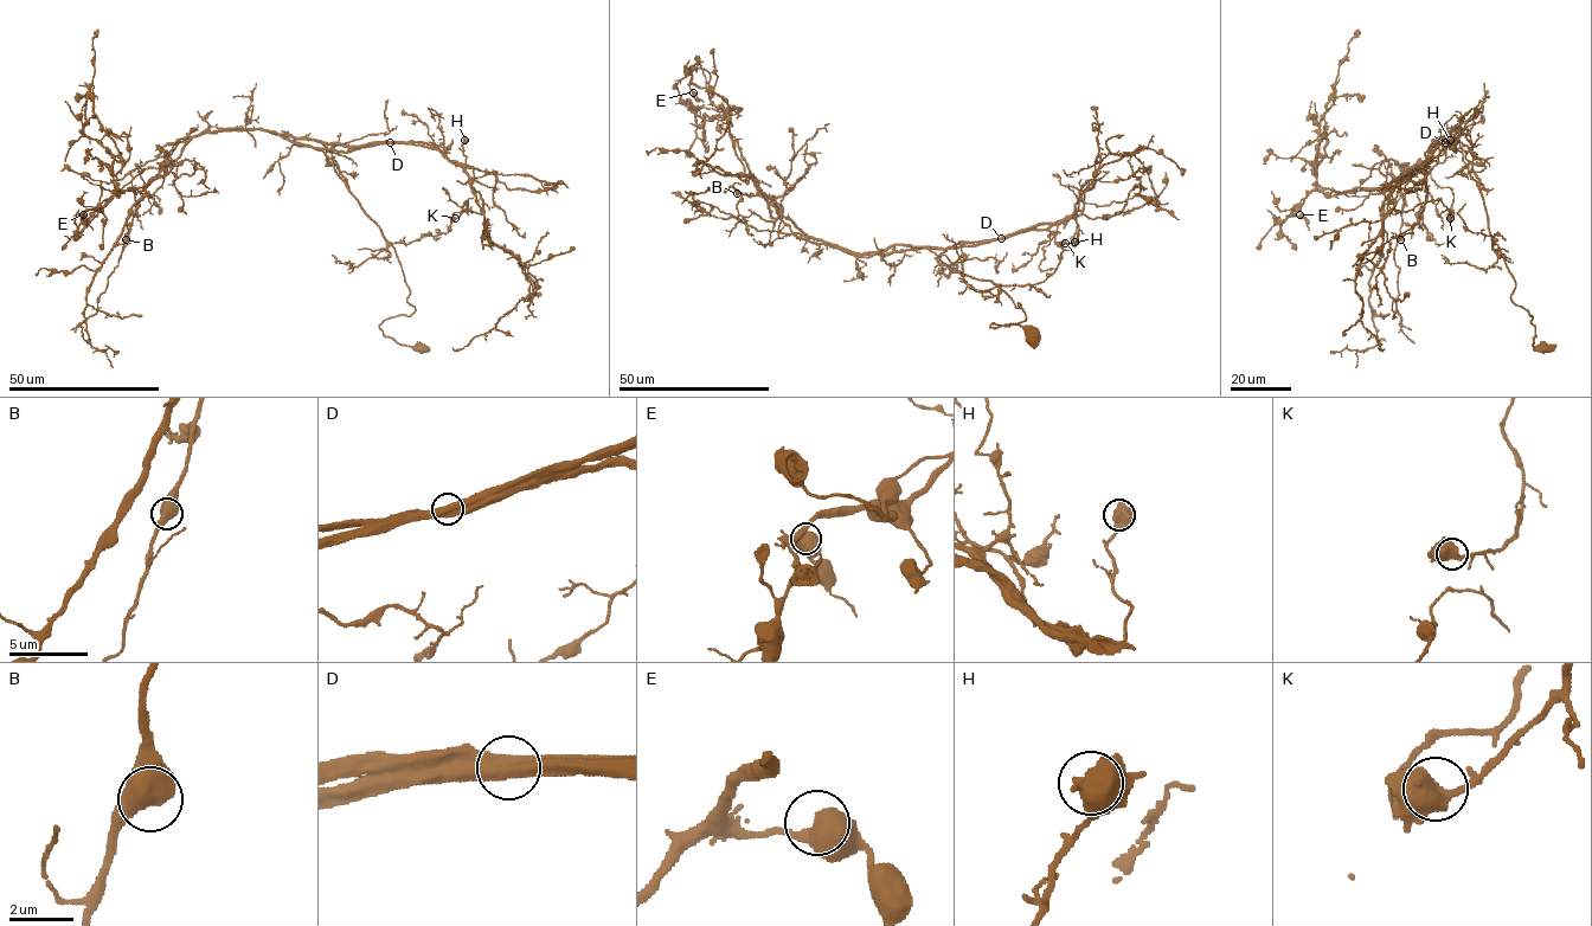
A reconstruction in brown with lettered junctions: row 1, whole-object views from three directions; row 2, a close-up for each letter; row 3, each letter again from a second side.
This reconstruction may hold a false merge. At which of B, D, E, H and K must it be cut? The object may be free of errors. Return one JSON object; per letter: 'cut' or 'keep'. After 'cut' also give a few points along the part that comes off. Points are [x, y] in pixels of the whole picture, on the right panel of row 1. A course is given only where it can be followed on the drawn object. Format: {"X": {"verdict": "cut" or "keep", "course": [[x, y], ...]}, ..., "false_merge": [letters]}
{"B": {"verdict": "keep"}, "D": {"verdict": "cut", "course": [[1446, 142], [1455, 152], [1464, 129], [1380, 187], [1342, 193], [1316, 181], [1322, 115], [1359, 30]]}, "E": {"verdict": "keep"}, "H": {"verdict": "keep"}, "K": {"verdict": "keep"}, "false_merge": ["D"]}

